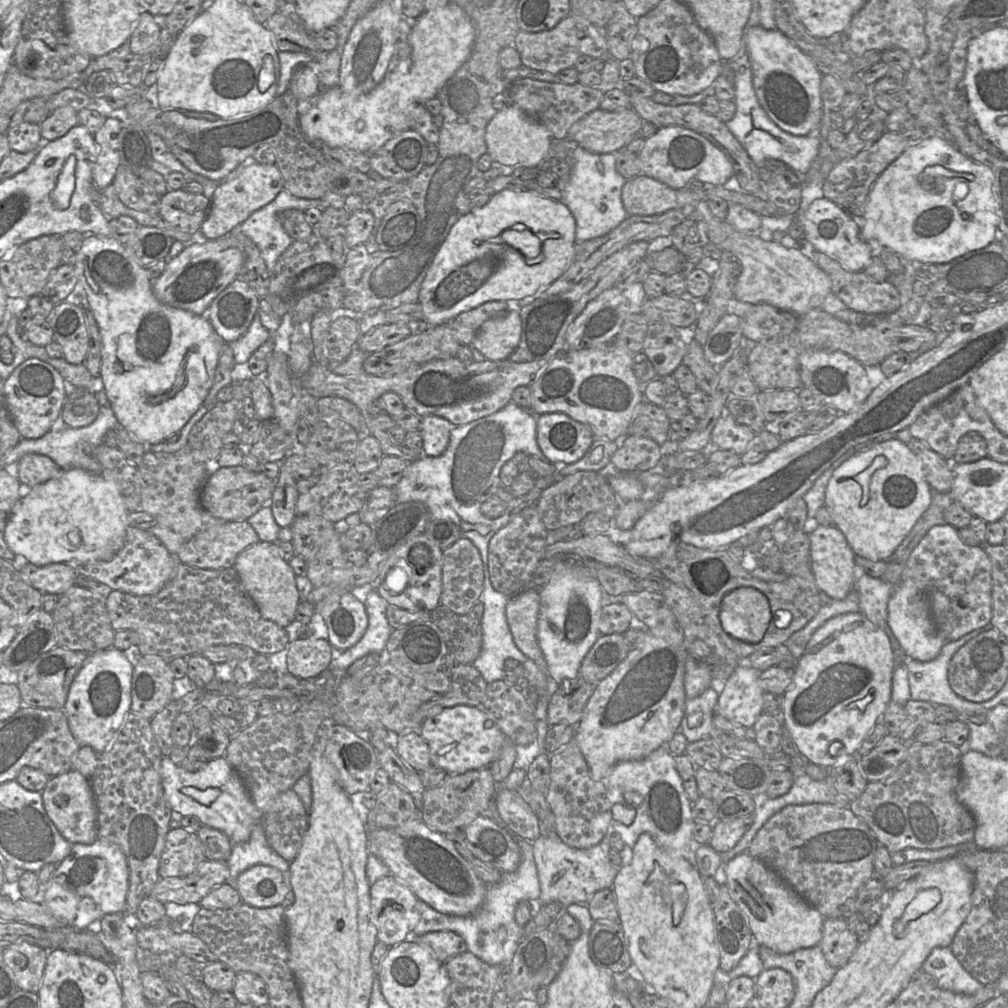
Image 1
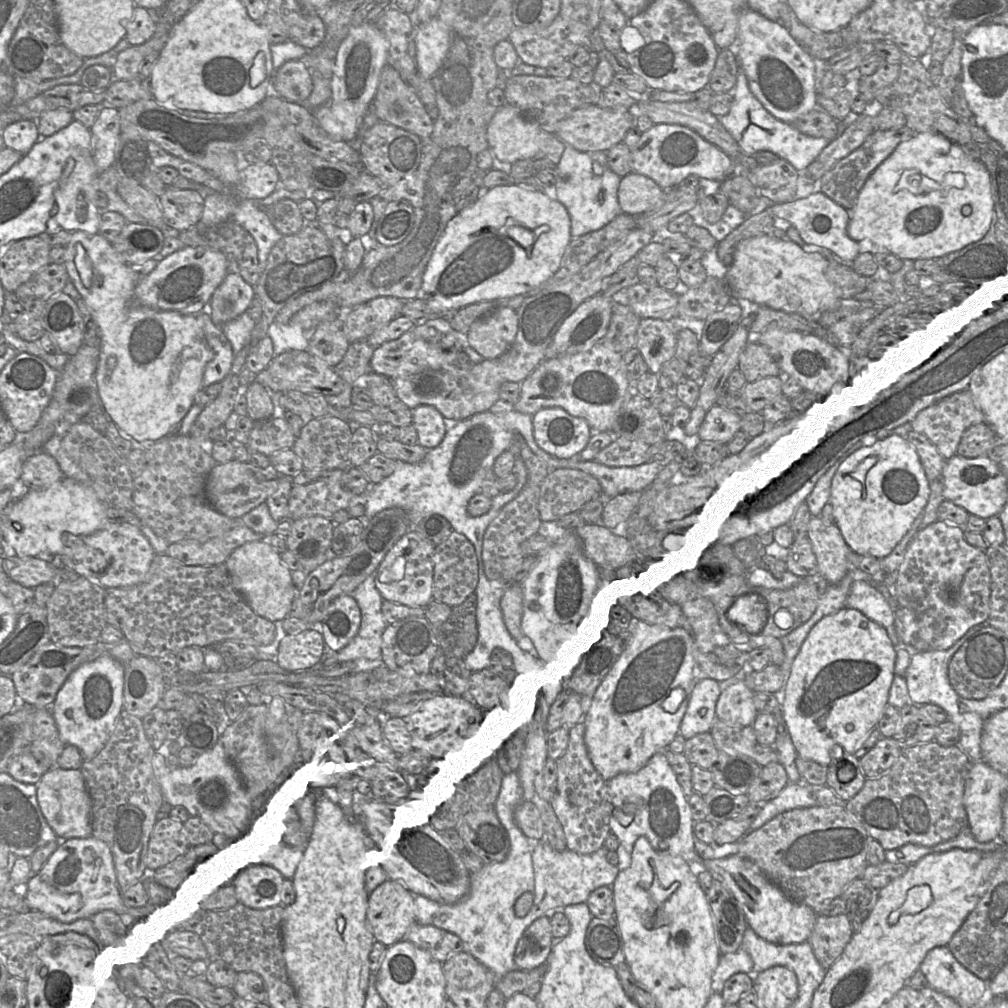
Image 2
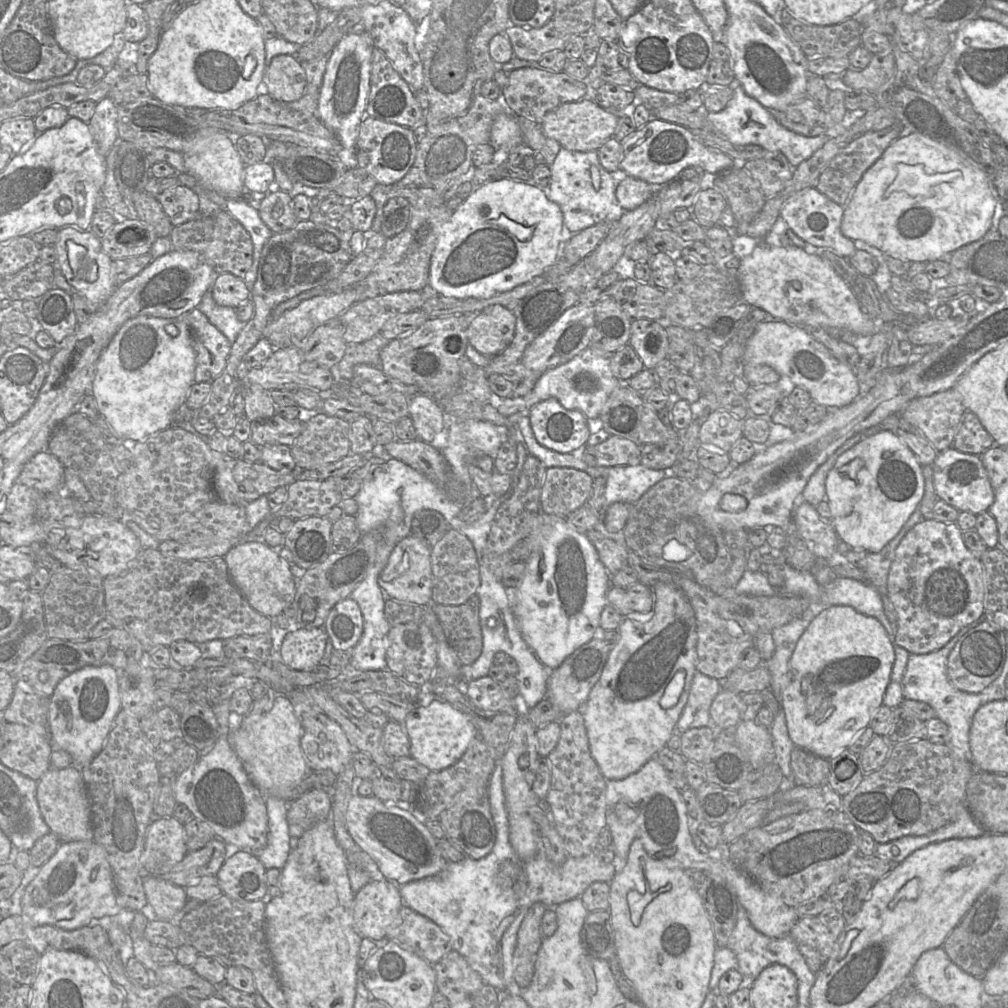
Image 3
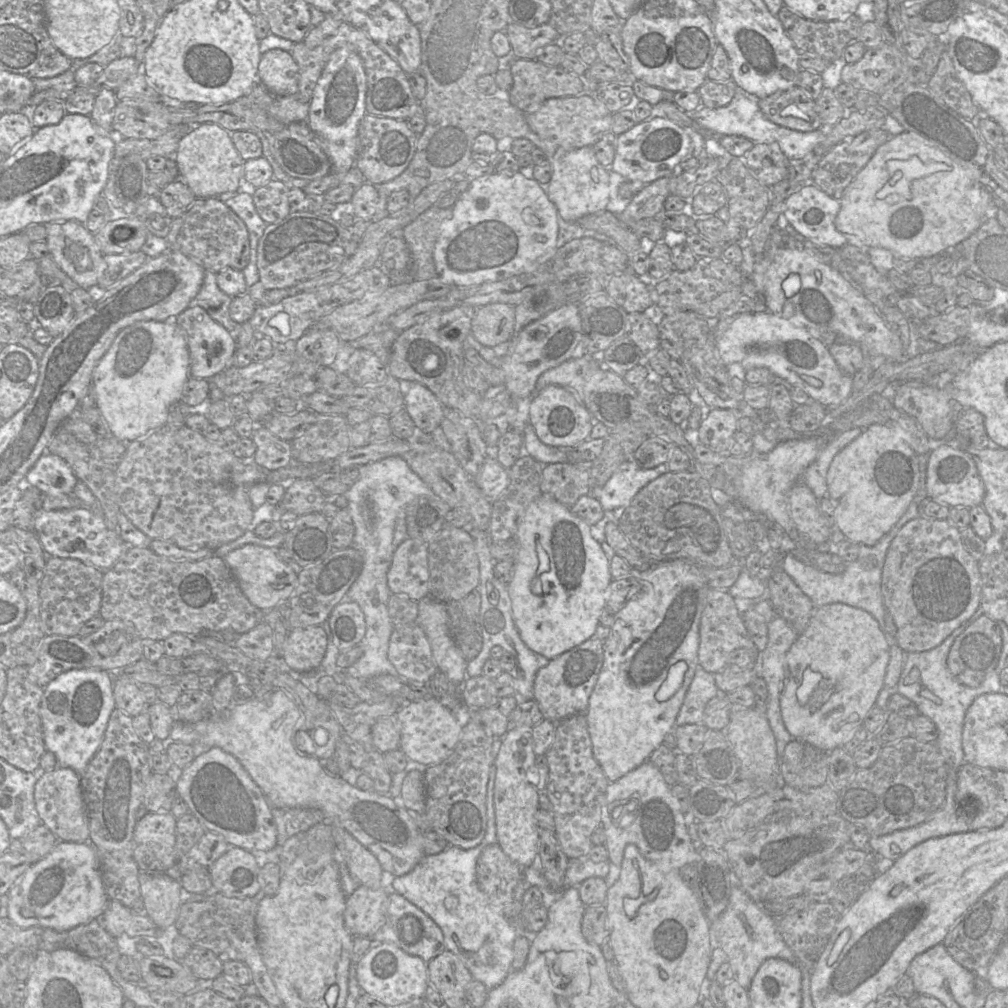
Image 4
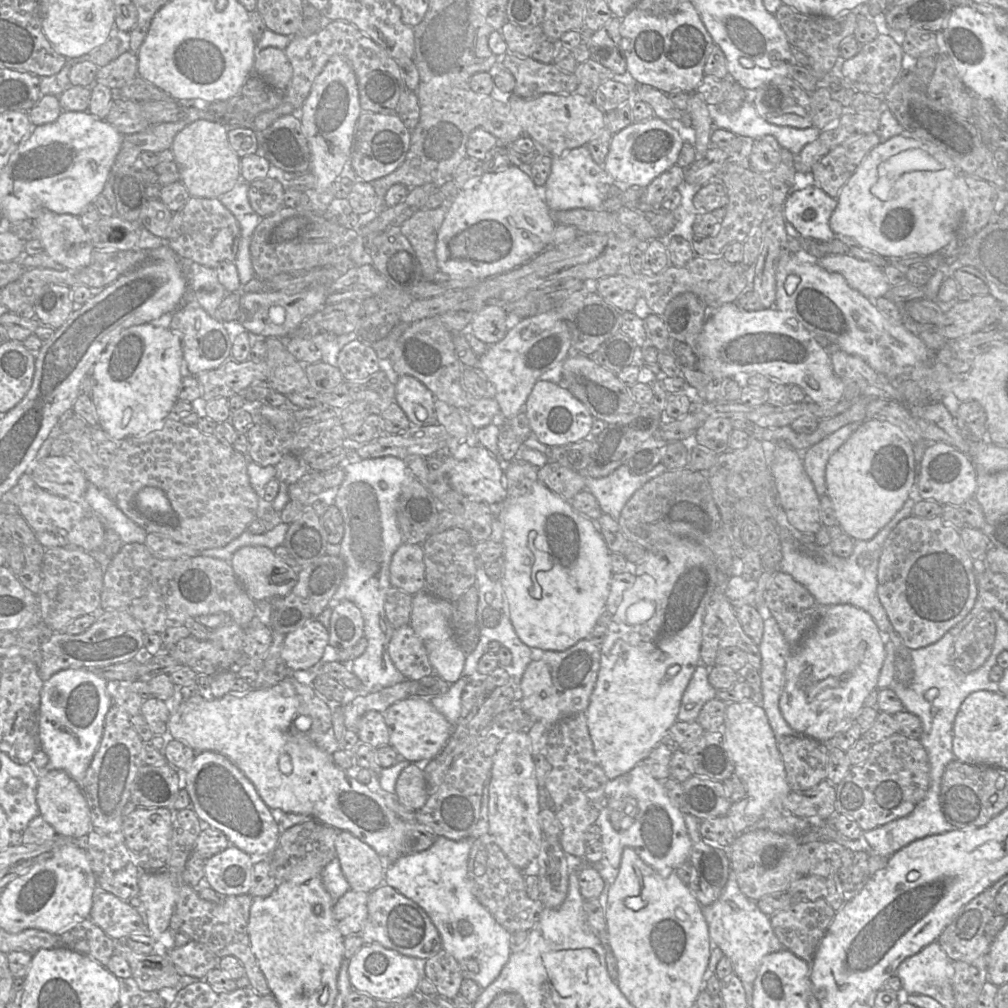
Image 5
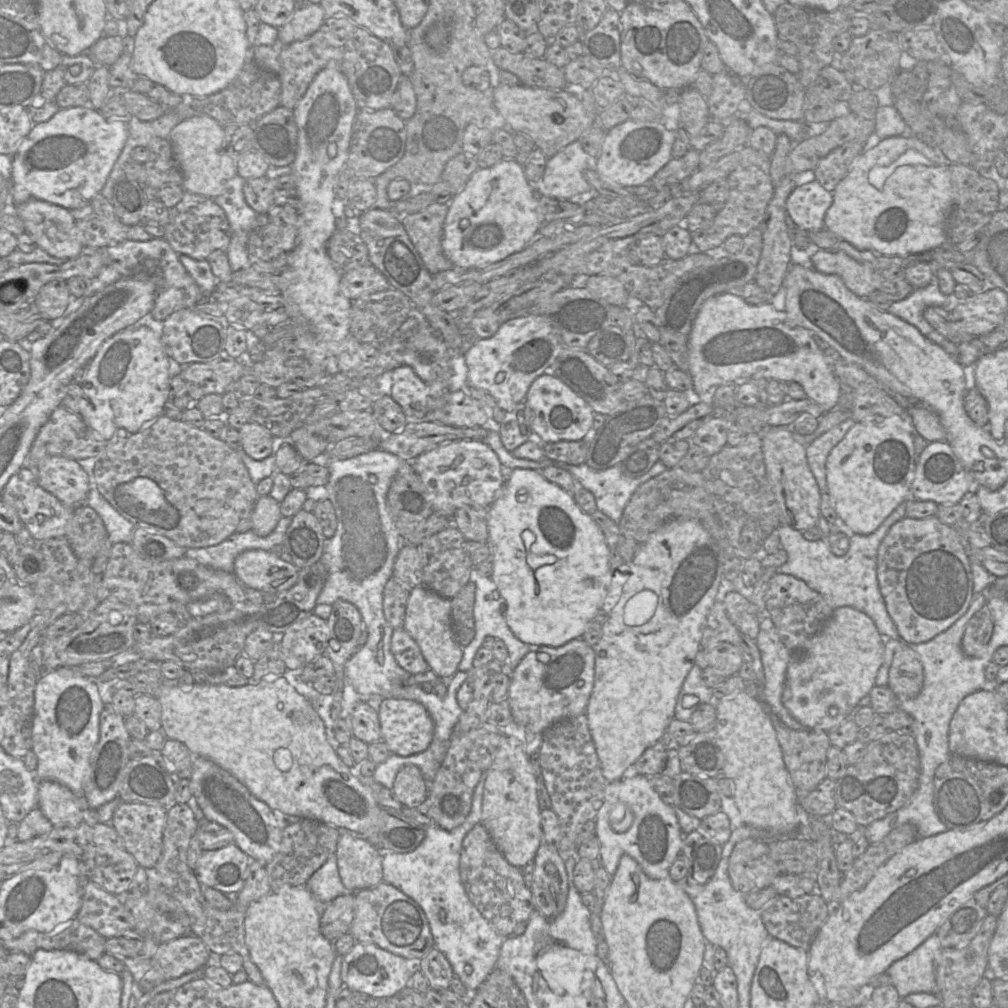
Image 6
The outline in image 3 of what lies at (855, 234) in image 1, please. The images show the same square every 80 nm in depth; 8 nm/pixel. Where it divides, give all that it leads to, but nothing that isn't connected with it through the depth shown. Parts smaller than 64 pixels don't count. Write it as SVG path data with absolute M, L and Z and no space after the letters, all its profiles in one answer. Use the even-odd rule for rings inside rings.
M815 187L806 188L790 197L781 207L780 216L800 238L817 247L833 249L845 258L857 250L854 241L841 232L844 207L832 201Z

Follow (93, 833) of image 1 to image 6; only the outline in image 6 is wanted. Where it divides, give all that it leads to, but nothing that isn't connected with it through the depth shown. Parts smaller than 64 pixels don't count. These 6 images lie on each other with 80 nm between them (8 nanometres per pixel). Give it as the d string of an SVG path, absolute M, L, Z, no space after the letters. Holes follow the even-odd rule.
M42 780L38 788L38 807L54 827L77 827L86 820L87 802L84 796L74 794L69 788L54 780Z

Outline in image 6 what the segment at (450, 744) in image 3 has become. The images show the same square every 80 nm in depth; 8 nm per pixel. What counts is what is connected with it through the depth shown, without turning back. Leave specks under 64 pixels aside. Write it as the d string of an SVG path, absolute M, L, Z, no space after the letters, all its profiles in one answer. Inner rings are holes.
M383 698L377 711L381 740L391 754L410 756L428 748L433 739L434 724L420 703Z

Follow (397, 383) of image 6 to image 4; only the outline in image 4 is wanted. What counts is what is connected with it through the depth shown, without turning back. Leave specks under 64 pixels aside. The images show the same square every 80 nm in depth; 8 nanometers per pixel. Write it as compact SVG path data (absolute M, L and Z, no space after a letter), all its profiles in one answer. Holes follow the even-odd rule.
M400 381L404 395L404 409L411 417L418 432L431 434L440 427L443 405L424 385L418 382Z

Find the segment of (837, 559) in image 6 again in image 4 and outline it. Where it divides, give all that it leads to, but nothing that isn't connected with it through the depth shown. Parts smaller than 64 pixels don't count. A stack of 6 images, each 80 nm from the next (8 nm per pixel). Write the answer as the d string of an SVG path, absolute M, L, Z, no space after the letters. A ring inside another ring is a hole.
M915 496L907 510L896 524L874 546L861 544L855 561L848 562L844 572L830 574L805 564L790 552L783 554L782 569L794 580L798 587L811 599L815 607L832 603L844 603L870 613L879 623L882 631L887 632L885 624L885 606L881 591L882 570L888 548L900 529L910 520L919 516L918 499Z

